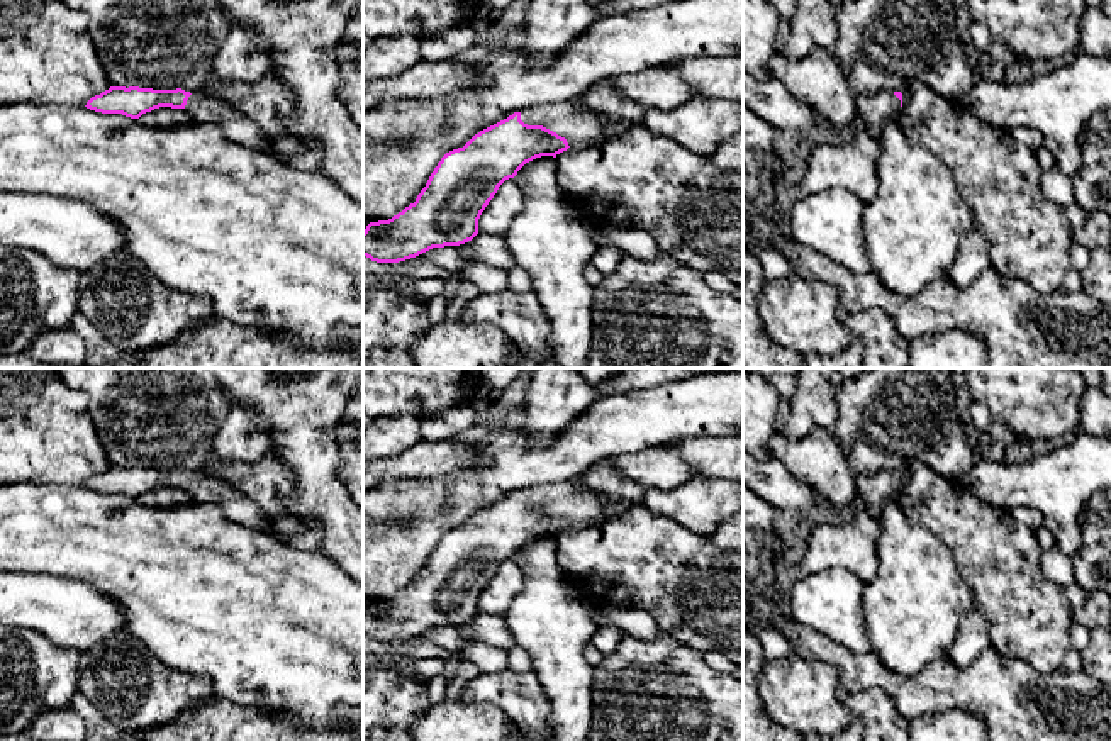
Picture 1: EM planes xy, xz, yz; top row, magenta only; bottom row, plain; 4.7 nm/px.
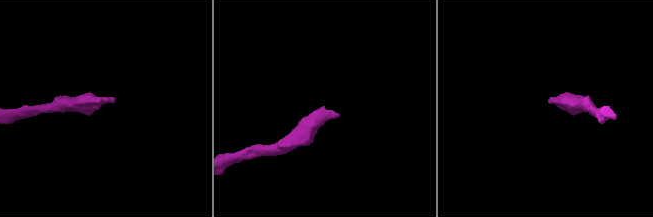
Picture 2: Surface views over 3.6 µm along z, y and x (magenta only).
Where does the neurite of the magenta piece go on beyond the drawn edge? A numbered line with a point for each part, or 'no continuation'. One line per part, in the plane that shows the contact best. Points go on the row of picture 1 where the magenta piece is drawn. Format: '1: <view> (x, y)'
1: xz (580, 128)

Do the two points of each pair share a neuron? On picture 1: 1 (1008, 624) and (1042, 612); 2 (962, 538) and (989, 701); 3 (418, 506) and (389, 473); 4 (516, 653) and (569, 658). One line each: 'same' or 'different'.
1: same
2: different
3: different
4: different

